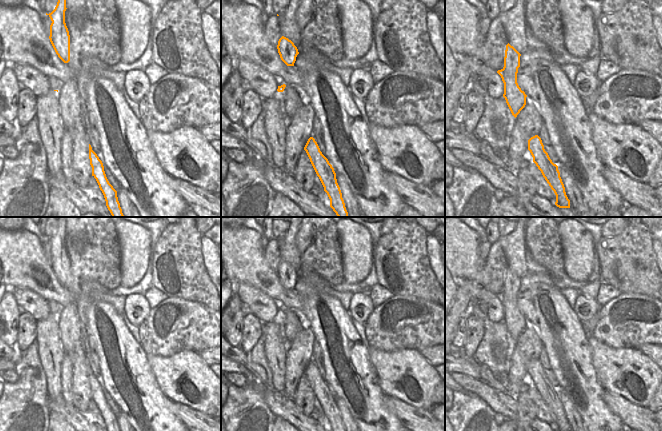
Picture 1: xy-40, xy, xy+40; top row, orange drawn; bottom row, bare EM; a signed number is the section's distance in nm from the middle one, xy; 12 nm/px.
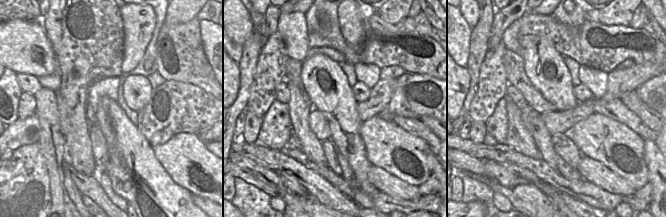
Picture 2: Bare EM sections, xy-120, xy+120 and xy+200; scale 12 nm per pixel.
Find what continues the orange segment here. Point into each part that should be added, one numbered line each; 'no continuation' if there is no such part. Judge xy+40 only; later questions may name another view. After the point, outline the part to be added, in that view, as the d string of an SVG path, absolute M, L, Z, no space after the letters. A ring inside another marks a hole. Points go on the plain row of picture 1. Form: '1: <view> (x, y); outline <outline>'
no continuation

